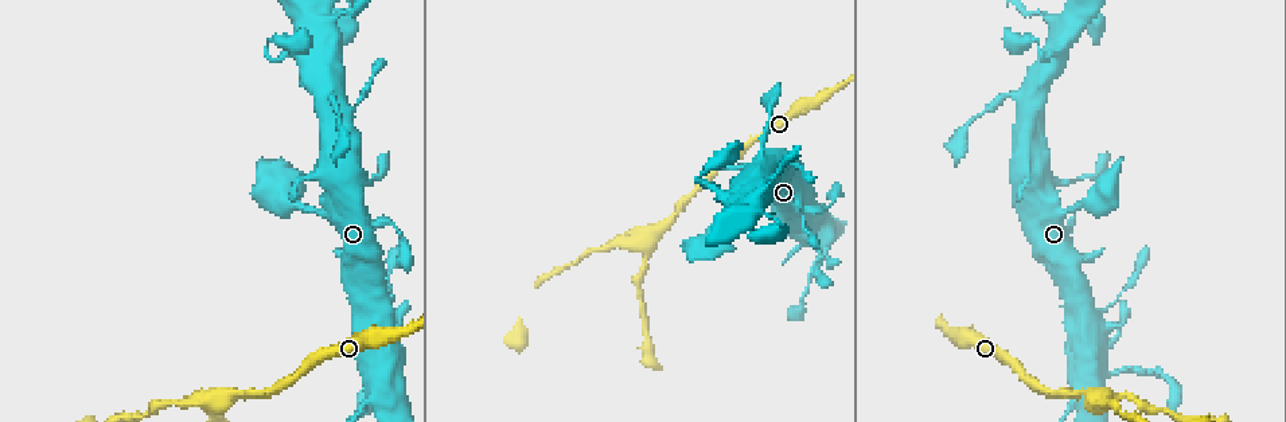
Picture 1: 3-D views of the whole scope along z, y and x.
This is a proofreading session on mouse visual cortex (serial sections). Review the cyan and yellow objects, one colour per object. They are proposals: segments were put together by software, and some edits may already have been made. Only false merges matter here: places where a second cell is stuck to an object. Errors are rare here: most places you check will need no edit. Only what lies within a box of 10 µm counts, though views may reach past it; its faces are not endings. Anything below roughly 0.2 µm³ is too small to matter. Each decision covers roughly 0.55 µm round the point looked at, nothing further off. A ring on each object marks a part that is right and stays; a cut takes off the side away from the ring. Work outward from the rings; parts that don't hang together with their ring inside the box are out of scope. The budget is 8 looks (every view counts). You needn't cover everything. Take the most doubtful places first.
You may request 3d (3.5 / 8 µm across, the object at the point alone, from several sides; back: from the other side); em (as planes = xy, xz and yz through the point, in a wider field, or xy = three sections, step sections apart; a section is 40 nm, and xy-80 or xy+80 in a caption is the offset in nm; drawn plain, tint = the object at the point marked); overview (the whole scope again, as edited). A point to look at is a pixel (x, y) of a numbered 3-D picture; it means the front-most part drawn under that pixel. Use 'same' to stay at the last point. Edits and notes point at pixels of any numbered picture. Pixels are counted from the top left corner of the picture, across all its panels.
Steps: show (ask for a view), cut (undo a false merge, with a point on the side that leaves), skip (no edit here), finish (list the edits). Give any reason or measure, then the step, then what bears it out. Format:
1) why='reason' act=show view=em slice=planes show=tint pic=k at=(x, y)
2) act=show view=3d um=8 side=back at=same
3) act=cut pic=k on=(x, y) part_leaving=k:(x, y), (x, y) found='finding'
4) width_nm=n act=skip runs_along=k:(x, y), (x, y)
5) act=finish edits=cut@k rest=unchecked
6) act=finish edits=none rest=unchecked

why='calibre changes' act=show view=3d um=3.5 pic=1 at=(205, 400)

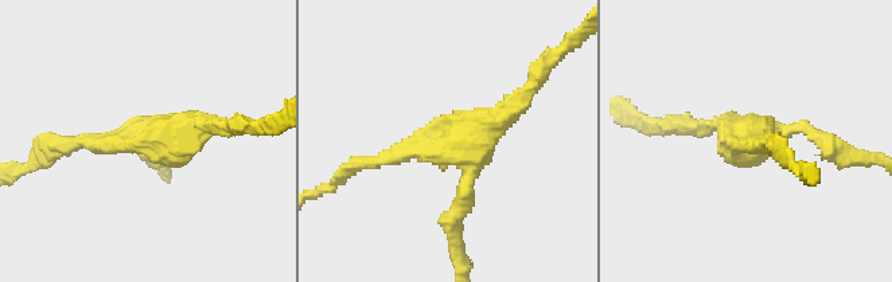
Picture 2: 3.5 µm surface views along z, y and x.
arms=3 arm_widths_nm=200,200,200 act=show view=em slice=xy step=5 show=tint pic=2 at=(758, 134)

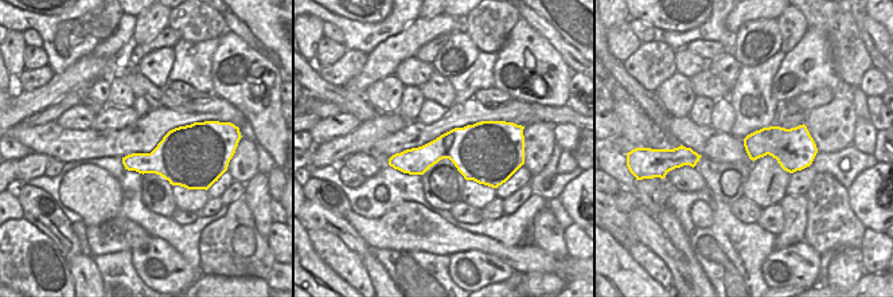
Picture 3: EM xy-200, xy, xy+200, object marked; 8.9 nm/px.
act=skip runs_along=2:(533, 85), (471, 140), (454, 222) found='continuous, no second cell'

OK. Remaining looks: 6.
why='sudden change in width' act=show view=3d um=8 pic=1 at=(381, 393)

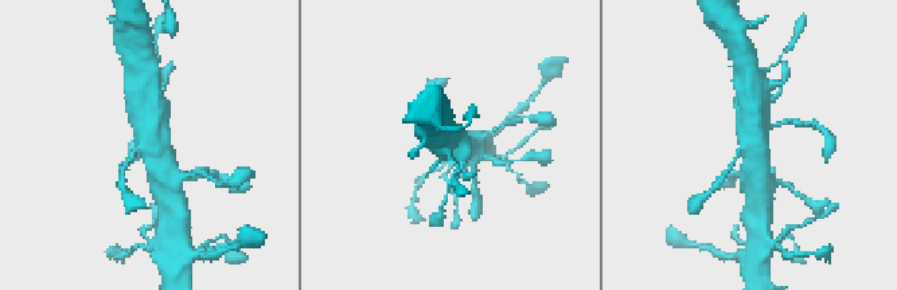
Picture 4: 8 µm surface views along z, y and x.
act=show view=em slice=xy step=3 show=tint at=same

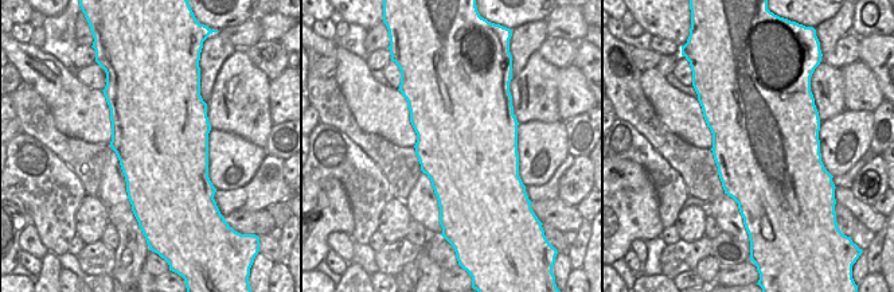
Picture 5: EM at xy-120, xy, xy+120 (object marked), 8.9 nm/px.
act=skip runs_along=4:(753, 106), (753, 138), (730, 167) found='all the same cell'

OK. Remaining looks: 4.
why='three-way junction' act=show view=3d um=8 side=back pic=1 at=(326, 39)

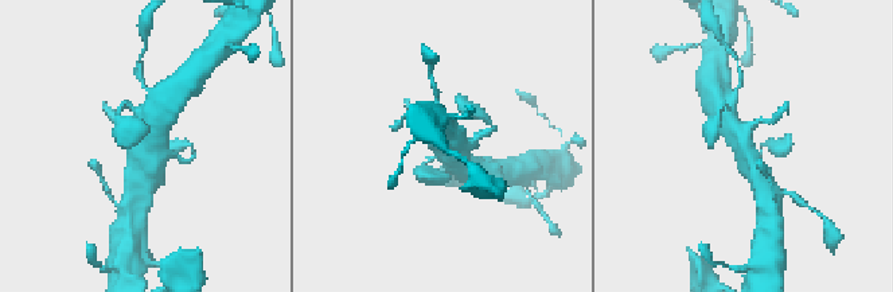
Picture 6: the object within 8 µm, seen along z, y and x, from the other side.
why='now the EM' act=show view=em slice=planes show=tint at=same

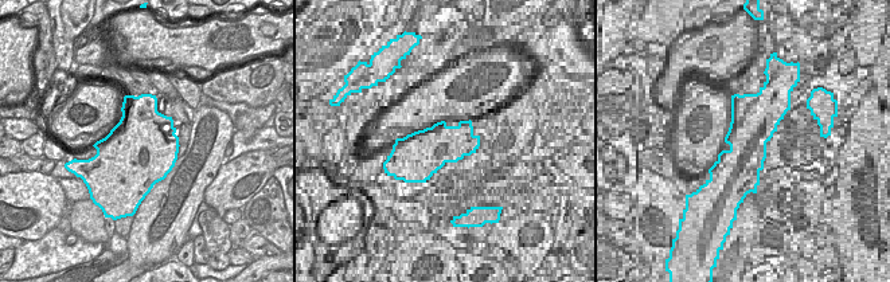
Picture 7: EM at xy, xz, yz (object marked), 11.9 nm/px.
act=skip found='one cell here'

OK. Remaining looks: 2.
act=show view=3d um=3.5 pic=1 at=(289, 206)

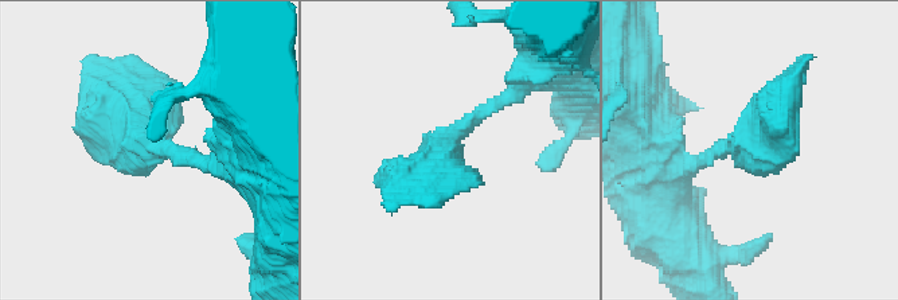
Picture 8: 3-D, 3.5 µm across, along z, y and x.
act=skip runs_along=8:(514, 94), (394, 190) found='one cell here'

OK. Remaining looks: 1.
act=finish edits=none rest=unchecked

